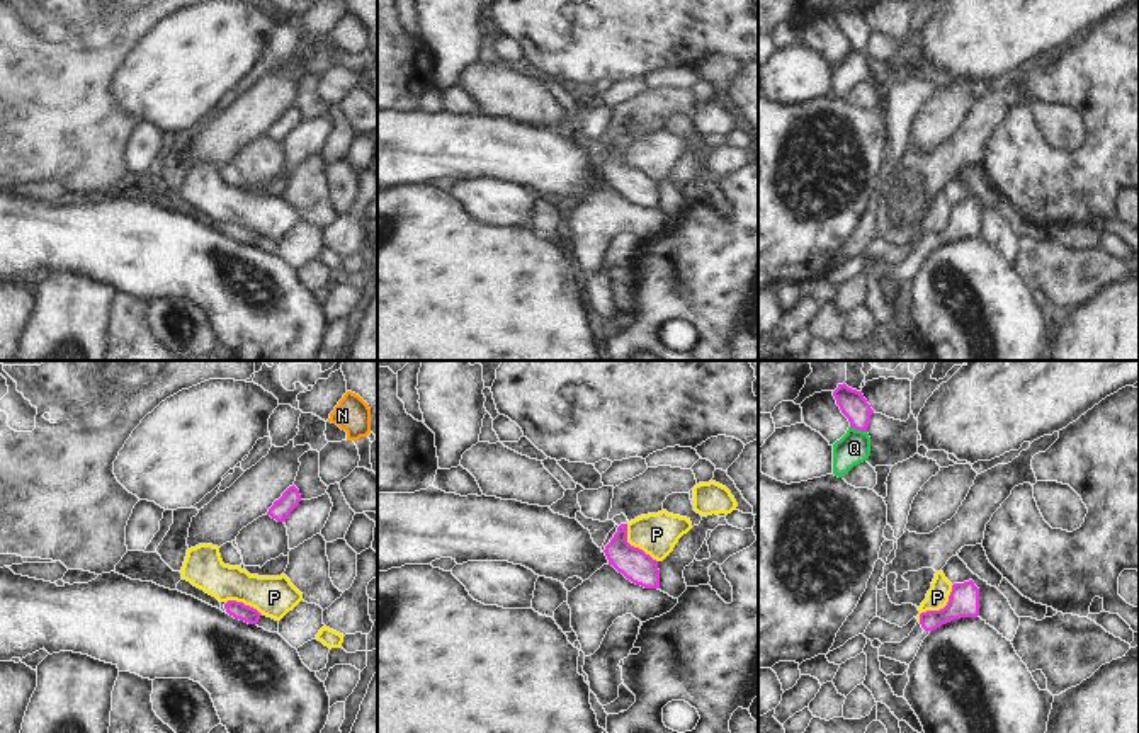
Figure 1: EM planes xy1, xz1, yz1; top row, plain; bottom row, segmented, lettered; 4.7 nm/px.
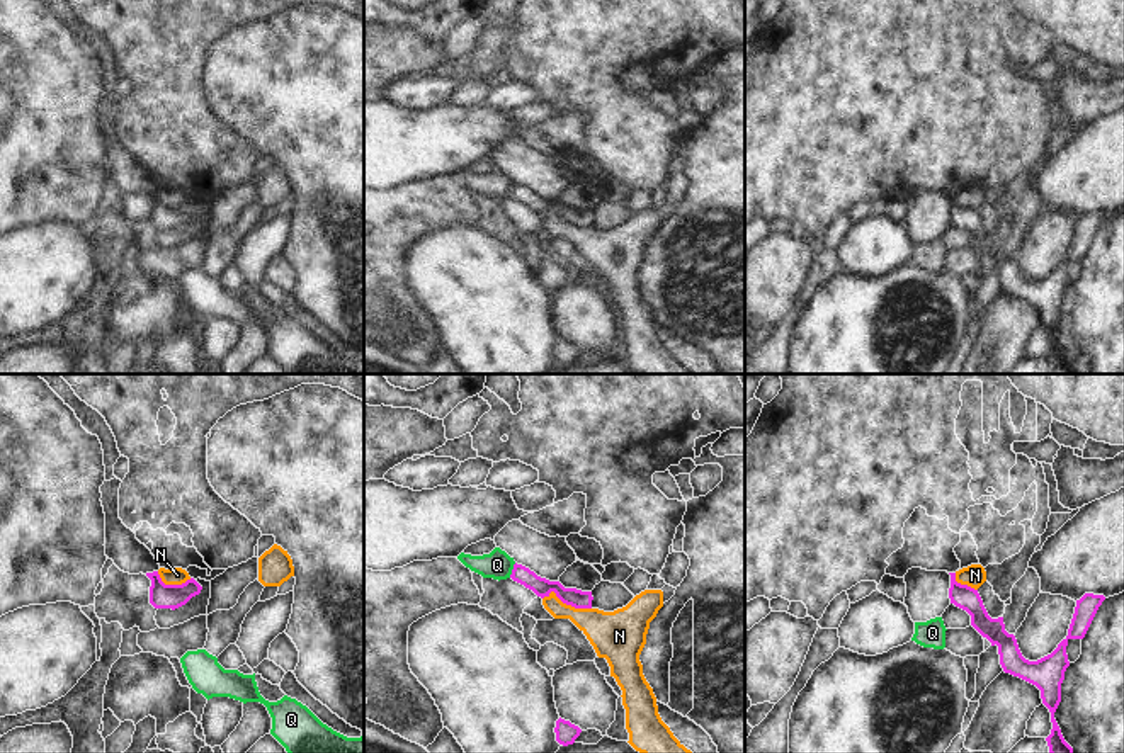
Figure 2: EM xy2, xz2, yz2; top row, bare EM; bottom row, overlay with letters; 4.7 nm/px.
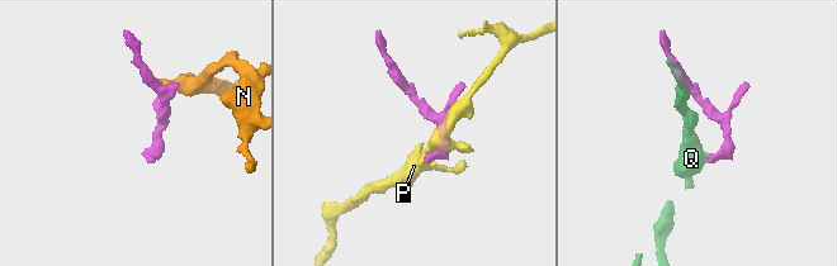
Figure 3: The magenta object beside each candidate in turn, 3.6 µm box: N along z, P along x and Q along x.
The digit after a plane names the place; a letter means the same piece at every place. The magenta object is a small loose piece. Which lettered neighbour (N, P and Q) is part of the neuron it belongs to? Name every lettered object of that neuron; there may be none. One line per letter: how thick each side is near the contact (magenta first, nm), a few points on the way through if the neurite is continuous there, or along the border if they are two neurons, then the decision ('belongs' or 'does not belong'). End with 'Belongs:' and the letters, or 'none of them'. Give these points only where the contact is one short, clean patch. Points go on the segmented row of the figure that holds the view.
N: calibres 90 and 200 nm; border xz2 (543, 597), (553, 592), (567, 604), (590, 609); does not belong
P: calibres 140 and 110 nm; border yz1 (952, 585), (947, 602), (939, 609), (923, 611), (918, 621); does not belong
Q: calibres 130 and 160 nm; border yz1 (850, 426), (866, 432); does not belong
Belongs: none of them

